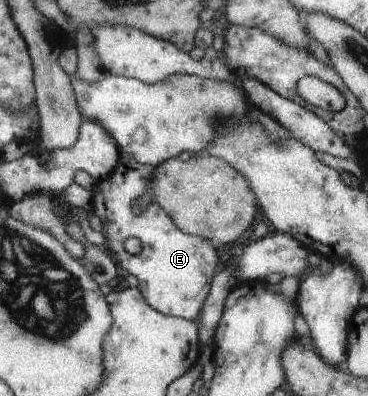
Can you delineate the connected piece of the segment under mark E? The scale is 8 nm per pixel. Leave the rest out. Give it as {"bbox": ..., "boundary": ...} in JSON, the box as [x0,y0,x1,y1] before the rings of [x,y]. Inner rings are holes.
{"bbox":[92,155,218,322],"boundary":[[[121,155],[118,165],[114,167],[109,177],[96,183],[93,189],[92,211],[96,214],[104,225],[104,234],[107,239],[106,247],[109,252],[115,254],[116,262],[122,269],[136,276],[138,279],[138,289],[142,292],[144,299],[153,310],[159,311],[165,316],[176,316],[191,322],[198,321],[201,309],[208,293],[210,293],[212,278],[216,275],[216,265],[218,256],[216,250],[207,239],[202,237],[192,237],[180,231],[170,216],[154,202],[146,205],[142,211],[134,211],[134,203],[148,191],[151,174],[155,166],[147,166],[138,163],[134,158]],[[135,237],[141,241],[142,251],[137,255],[130,255],[123,246],[125,239]]]}

